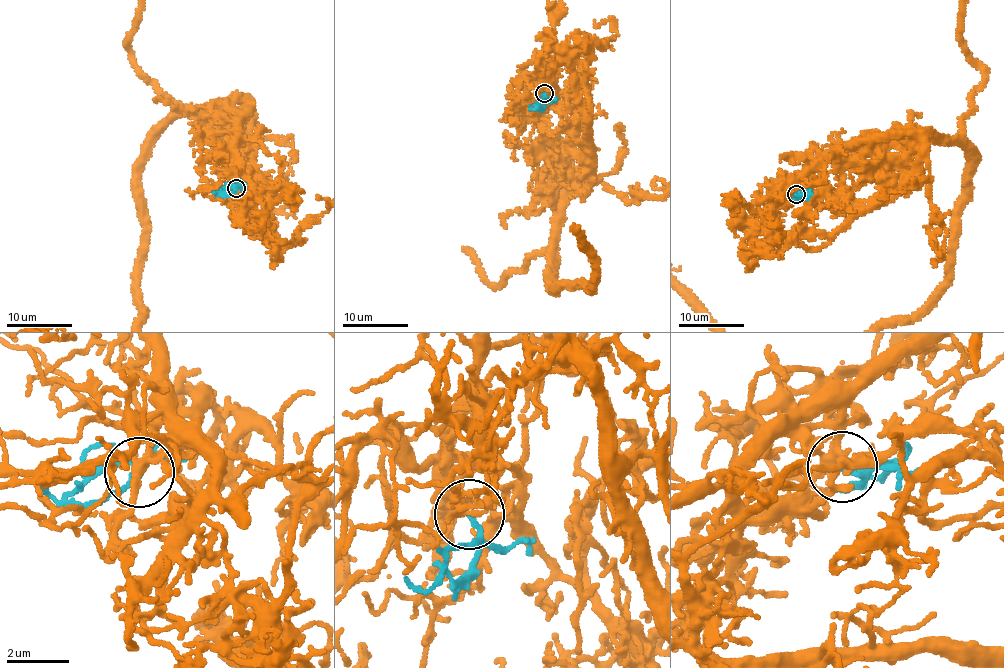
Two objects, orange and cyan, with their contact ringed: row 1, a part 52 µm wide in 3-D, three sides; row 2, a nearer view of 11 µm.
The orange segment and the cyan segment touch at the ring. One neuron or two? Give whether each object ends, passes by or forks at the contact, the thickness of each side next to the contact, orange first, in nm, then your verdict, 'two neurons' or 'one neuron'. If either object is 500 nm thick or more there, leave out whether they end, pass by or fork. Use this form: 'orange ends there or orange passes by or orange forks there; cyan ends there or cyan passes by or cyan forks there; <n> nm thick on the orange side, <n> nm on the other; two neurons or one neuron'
orange forks there; cyan passes by; 280 nm thick on the orange side, 120 nm on the other; one neuron

